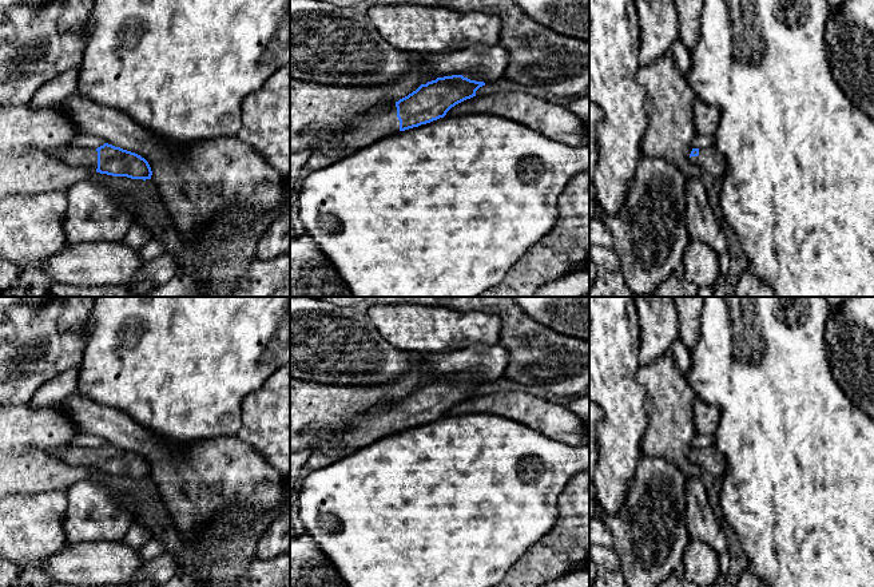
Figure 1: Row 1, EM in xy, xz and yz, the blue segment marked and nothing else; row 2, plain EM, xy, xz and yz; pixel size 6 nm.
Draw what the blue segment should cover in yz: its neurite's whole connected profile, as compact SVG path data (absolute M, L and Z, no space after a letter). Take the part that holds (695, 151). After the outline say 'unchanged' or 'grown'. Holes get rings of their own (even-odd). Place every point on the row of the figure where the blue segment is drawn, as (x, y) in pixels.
M715 144L706 148L692 148L690 159L703 172L710 172L714 177L723 177L726 172L726 158L716 150Z; grown

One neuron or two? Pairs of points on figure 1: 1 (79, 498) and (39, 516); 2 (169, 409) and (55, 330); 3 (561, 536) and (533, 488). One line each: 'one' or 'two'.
1: two
2: two
3: two

